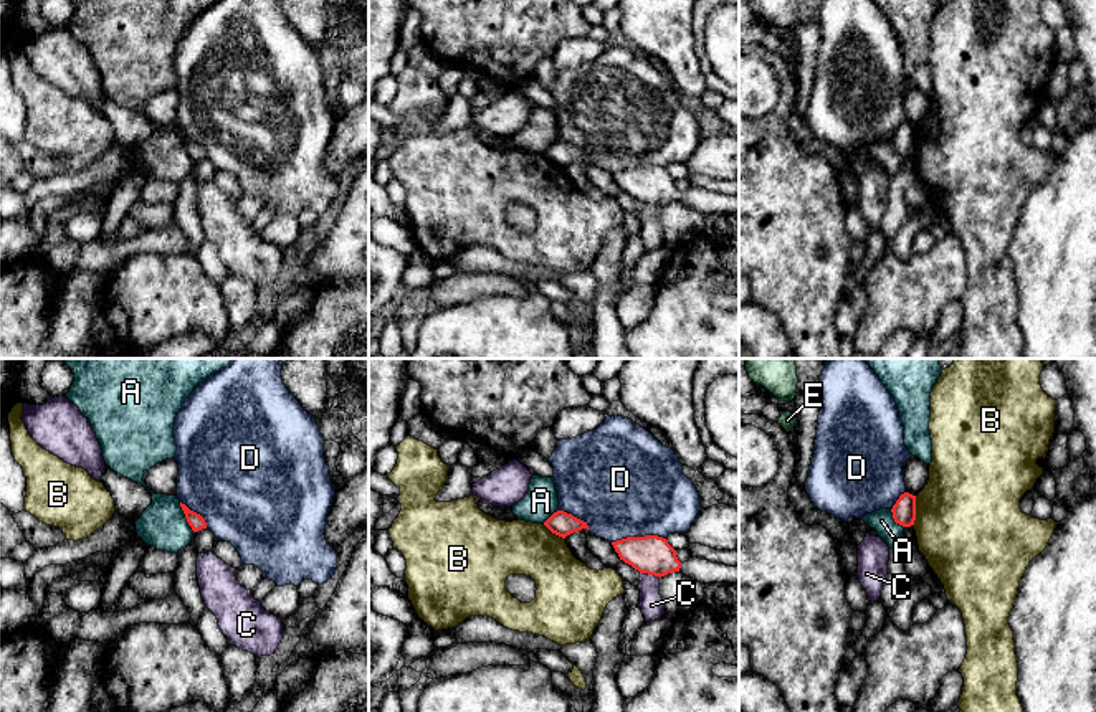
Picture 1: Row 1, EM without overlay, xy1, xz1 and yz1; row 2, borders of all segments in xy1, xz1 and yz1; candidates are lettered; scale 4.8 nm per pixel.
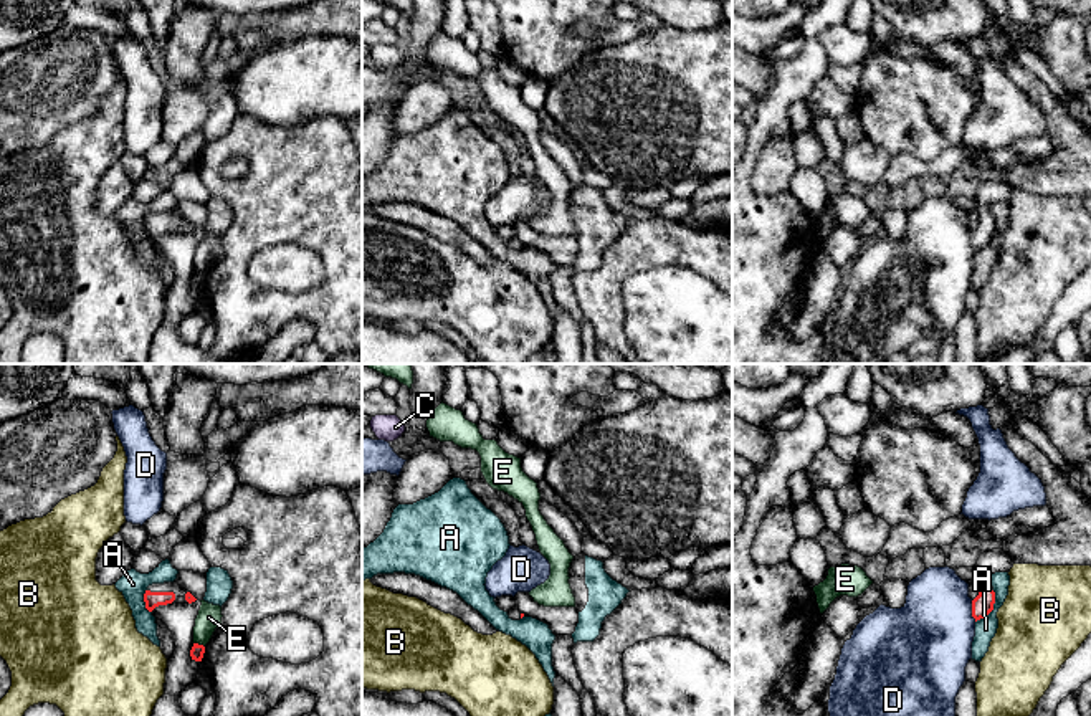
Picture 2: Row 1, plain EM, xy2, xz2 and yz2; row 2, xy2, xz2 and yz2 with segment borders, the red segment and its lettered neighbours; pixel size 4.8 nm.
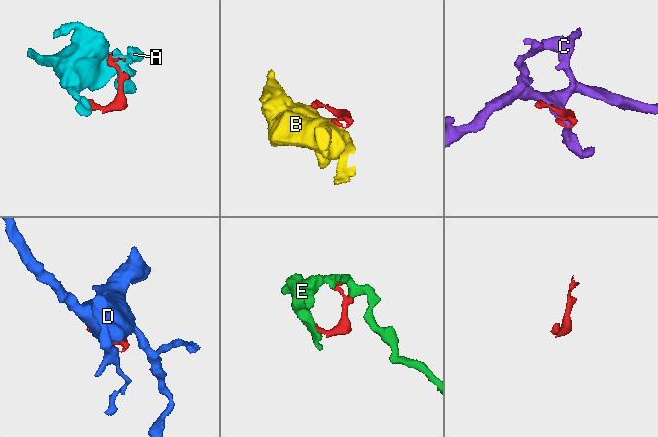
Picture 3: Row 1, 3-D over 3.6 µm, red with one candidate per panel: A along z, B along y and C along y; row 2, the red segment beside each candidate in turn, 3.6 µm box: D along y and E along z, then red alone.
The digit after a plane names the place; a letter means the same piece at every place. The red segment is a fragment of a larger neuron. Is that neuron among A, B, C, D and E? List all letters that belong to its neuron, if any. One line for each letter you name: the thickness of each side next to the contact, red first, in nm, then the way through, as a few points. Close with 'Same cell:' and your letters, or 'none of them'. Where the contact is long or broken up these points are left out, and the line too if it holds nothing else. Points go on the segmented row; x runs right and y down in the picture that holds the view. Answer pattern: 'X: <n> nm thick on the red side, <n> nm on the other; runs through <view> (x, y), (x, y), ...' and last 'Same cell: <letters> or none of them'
Same cell: none of them

